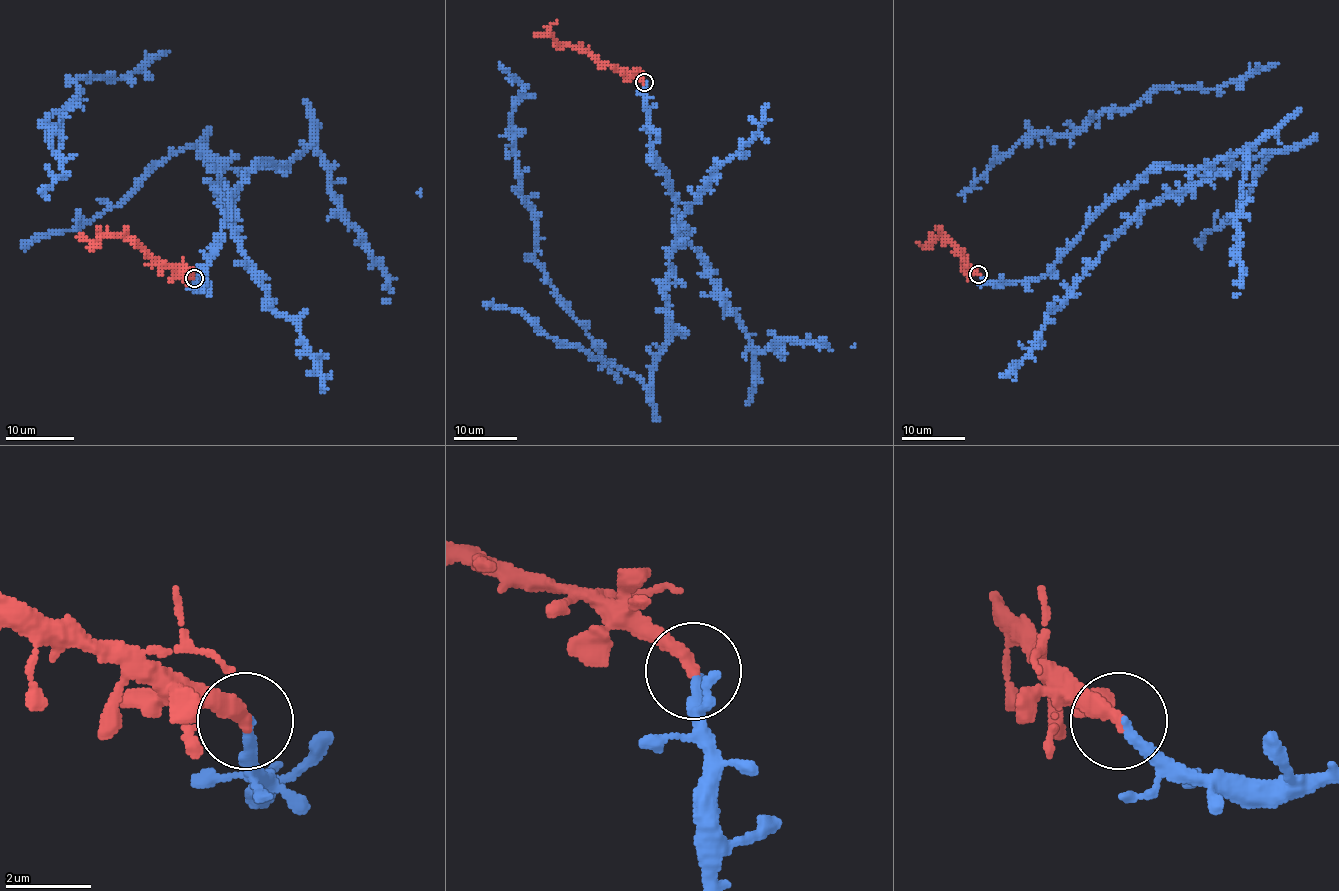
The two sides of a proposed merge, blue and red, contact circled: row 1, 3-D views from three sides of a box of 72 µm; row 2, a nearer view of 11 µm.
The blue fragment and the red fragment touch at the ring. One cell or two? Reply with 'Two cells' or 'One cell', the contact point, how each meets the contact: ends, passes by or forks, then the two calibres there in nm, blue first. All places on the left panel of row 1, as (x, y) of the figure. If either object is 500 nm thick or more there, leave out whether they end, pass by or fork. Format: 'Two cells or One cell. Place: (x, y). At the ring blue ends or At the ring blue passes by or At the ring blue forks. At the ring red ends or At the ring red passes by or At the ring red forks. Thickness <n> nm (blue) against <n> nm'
One cell. Place: (194, 278). At the ring blue ends. At the ring red ends. Thickness 240 nm (blue) against 380 nm

